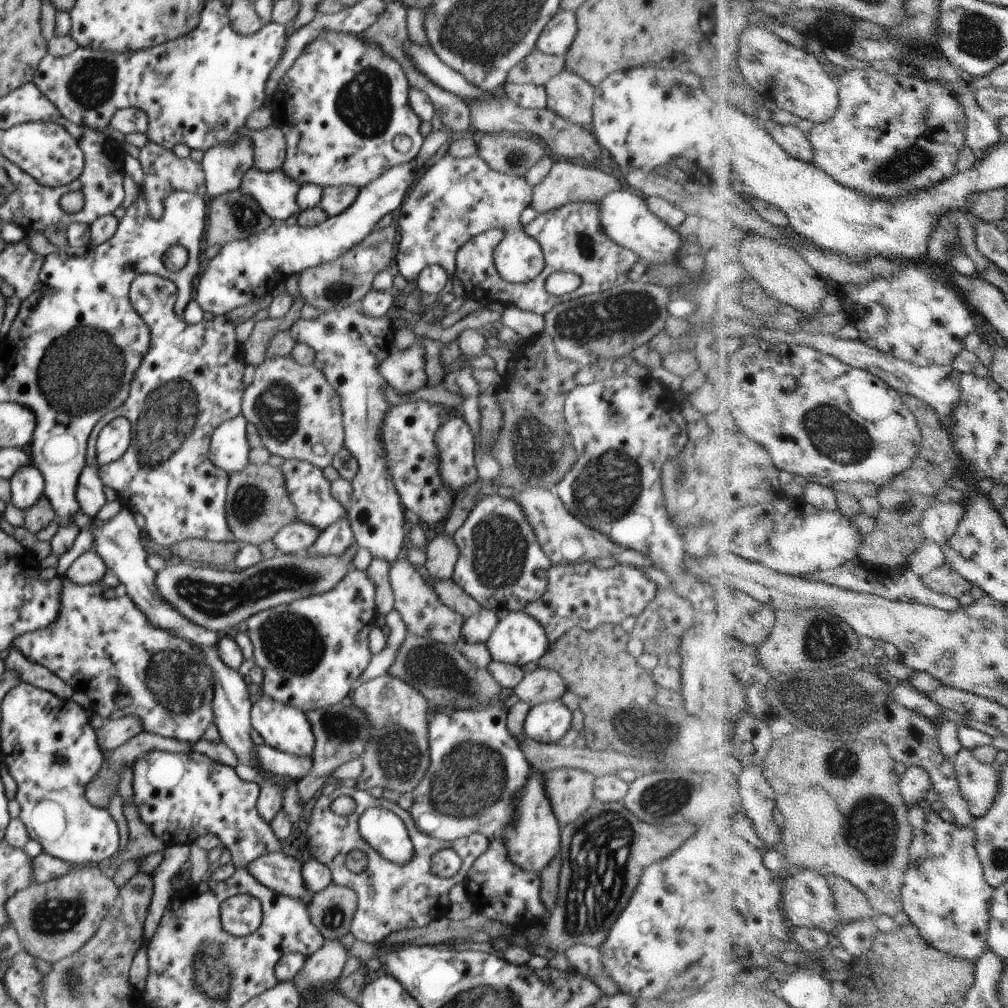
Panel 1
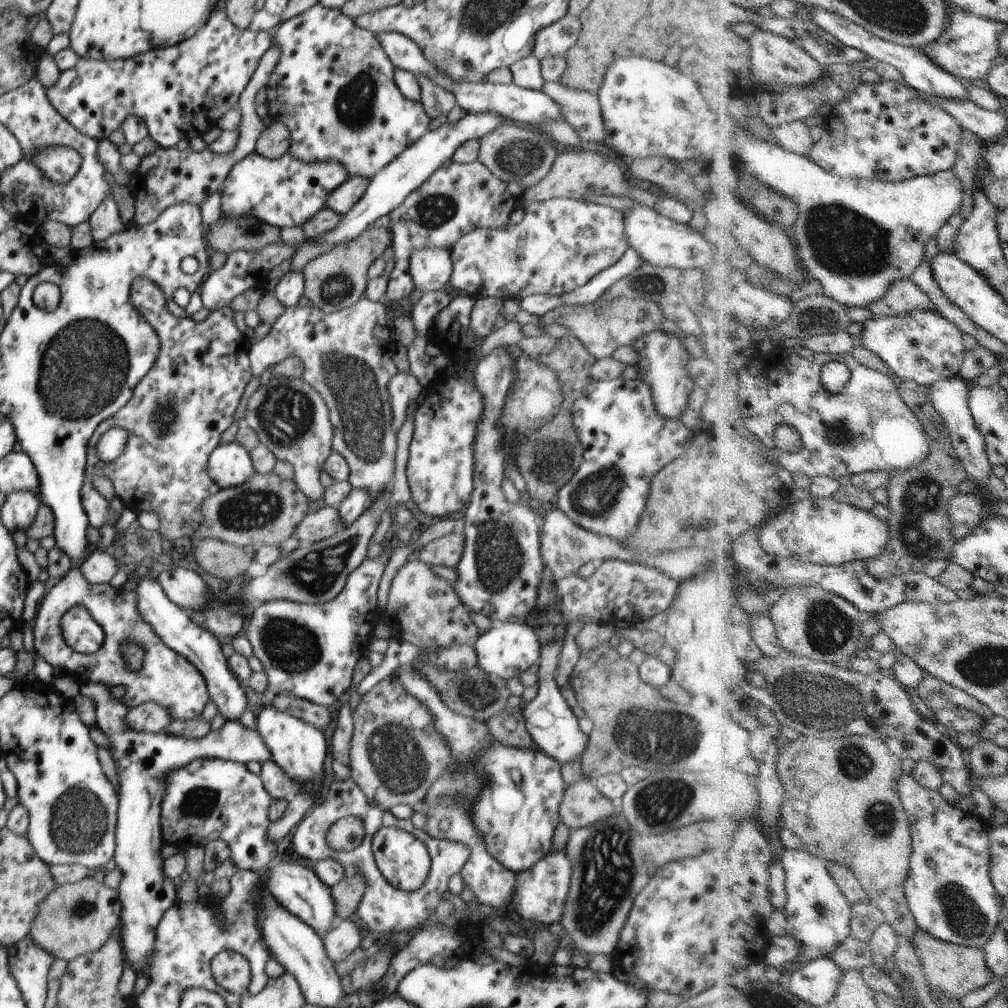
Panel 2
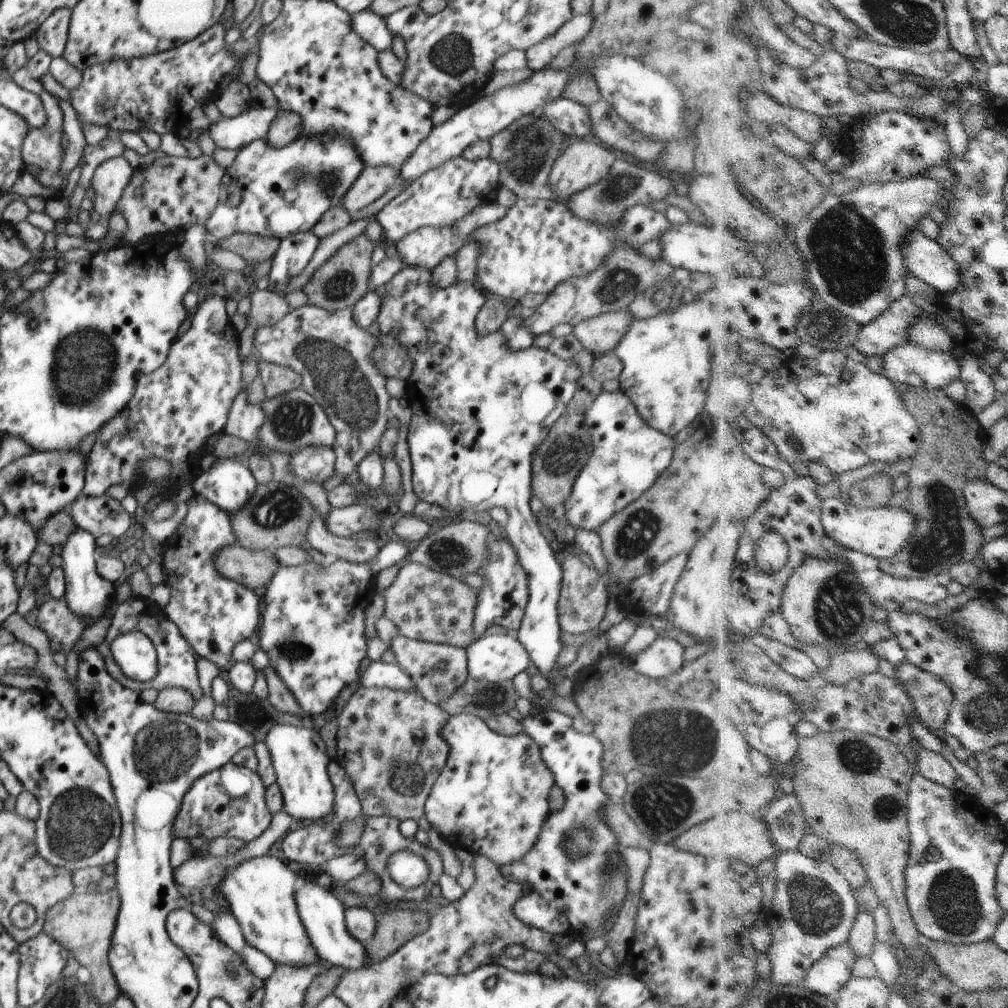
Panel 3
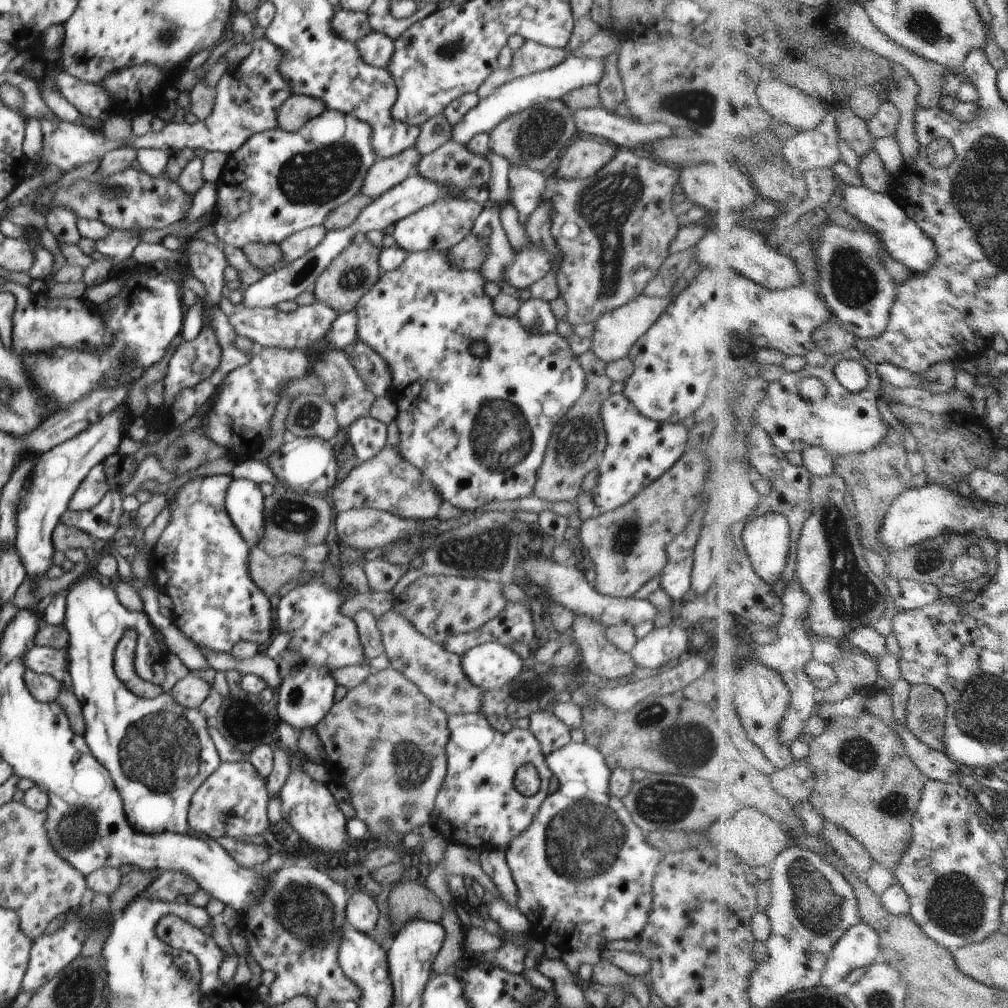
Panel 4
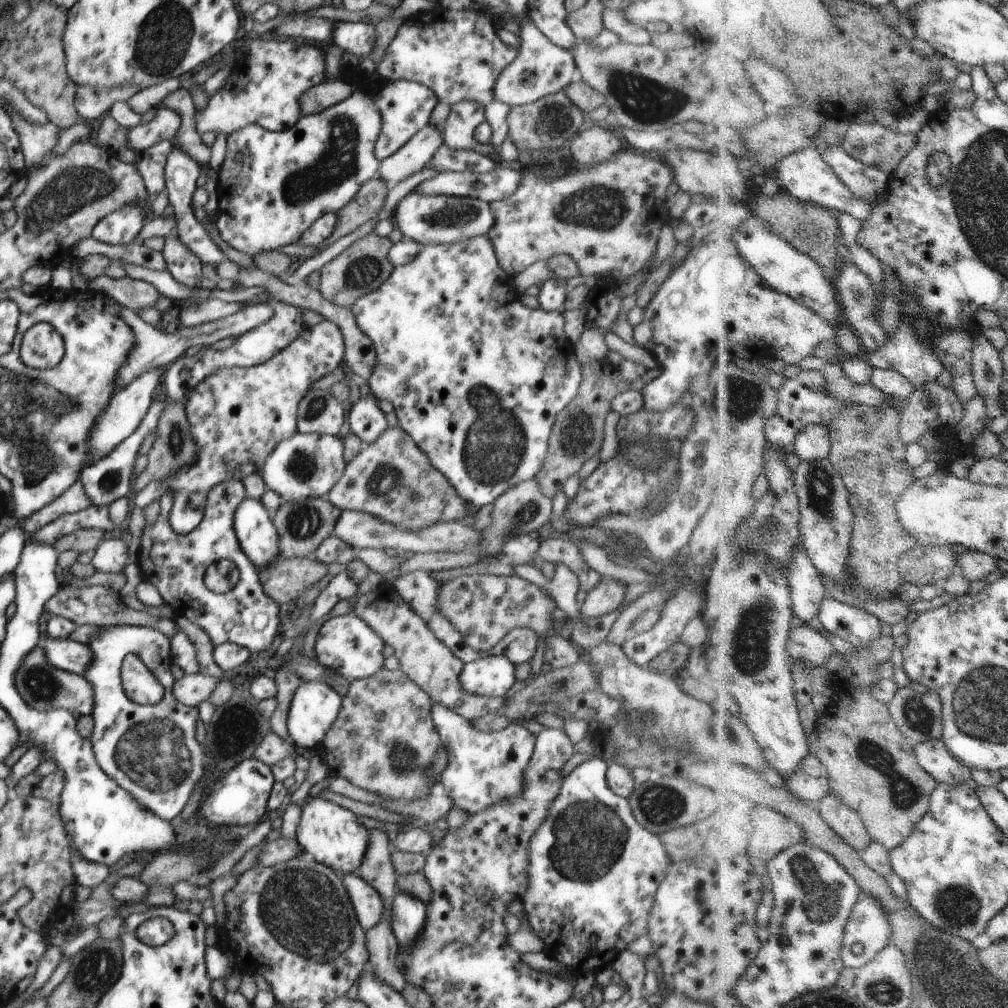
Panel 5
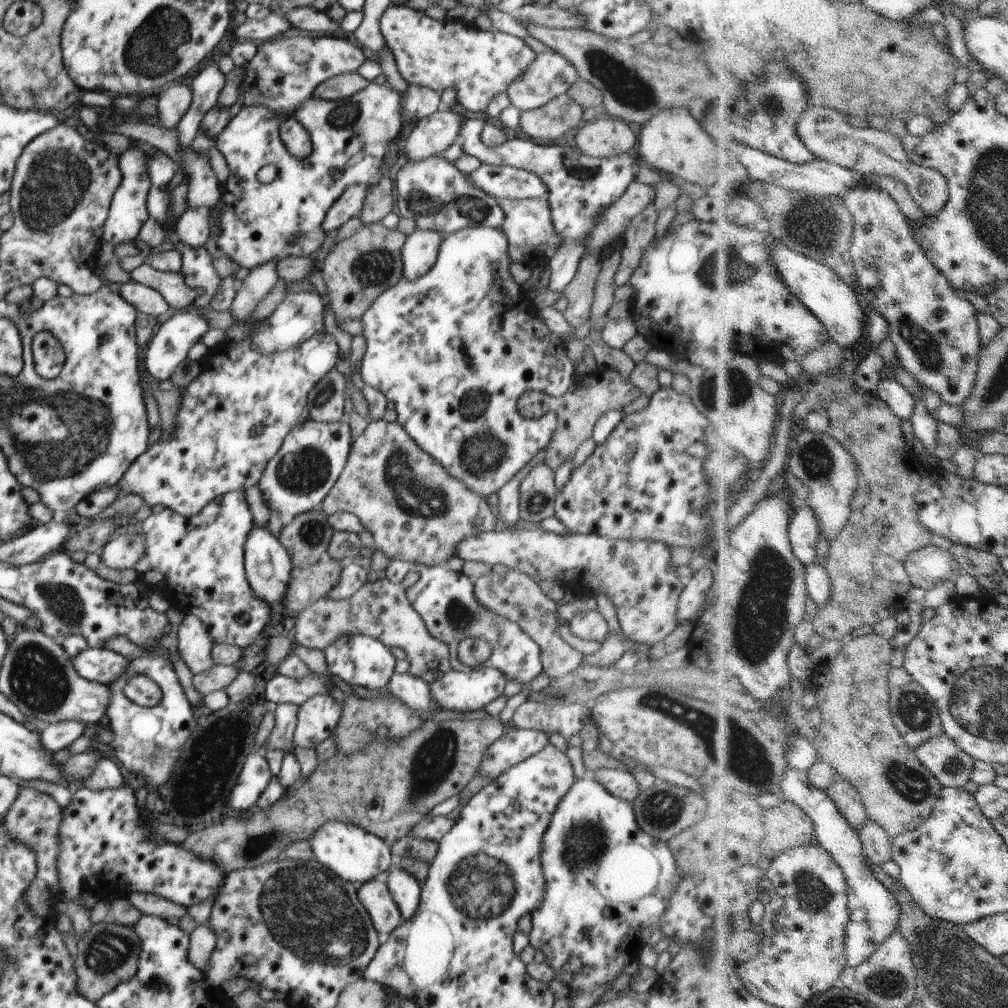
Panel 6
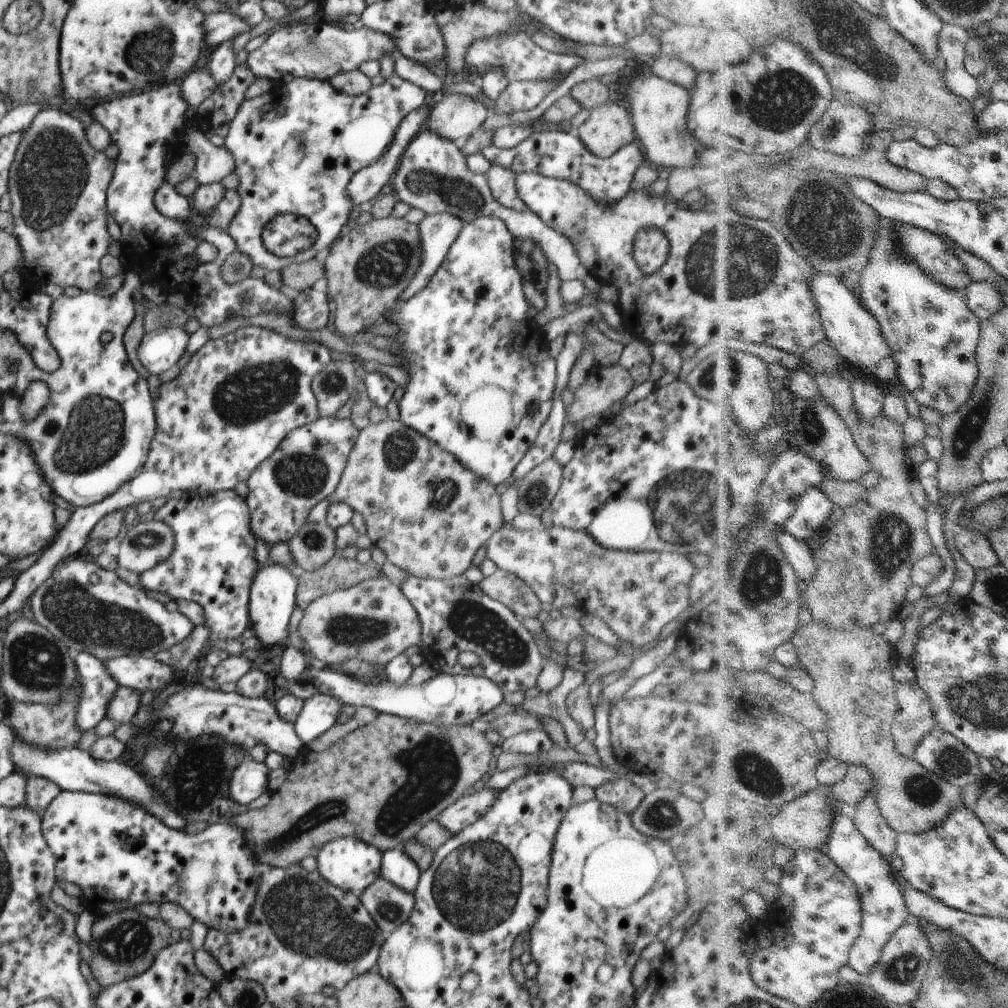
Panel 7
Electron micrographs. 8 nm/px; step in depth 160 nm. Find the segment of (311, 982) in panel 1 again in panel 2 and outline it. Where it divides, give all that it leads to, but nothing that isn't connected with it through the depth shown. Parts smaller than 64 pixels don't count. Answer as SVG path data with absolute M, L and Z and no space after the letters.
M354 918L338 920L336 925L322 936L324 952L328 954L330 962L334 965L336 962L342 962L344 958L350 955L361 945L363 938L362 925Z

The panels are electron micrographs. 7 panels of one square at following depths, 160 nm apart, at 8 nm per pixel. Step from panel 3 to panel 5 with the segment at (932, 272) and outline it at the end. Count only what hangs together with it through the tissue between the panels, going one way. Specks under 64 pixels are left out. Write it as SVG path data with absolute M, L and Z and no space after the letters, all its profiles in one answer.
M816 146L792 153L783 158L778 164L779 184L800 200L819 202L828 208L839 212L845 211L862 222L867 221L873 213L874 205L860 199L852 189L838 176L834 167L826 162L823 152Z

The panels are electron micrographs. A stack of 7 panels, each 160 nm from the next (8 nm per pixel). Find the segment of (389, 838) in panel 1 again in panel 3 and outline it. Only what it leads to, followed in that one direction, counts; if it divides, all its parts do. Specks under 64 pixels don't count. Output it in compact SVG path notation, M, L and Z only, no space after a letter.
M400 851L384 857L384 866L390 876L407 889L426 882L429 875L427 861L416 853Z

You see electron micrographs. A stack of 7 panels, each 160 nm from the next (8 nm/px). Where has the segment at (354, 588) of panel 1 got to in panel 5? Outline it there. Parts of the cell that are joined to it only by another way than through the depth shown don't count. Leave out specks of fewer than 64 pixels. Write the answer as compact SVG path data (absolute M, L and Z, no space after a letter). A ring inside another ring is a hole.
M351 613L332 618L322 625L316 640L315 652L322 666L341 674L349 681L355 681L370 678L384 669L384 645L381 636L376 634L367 622ZM323 680L304 681L295 692L287 718L287 729L291 742L299 750L319 749L322 739L330 730L341 709L341 696Z

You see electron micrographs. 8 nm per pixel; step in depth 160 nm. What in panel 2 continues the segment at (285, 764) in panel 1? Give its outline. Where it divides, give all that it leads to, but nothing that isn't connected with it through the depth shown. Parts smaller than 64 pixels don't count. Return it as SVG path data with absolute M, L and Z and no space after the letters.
M91 682L79 686L80 695L86 696L96 707L96 725L110 740L111 756L116 762L118 774L119 808L116 830L116 868L122 871L122 880L117 892L122 904L119 926L120 942L124 948L124 963L130 964L137 973L147 973L154 944L156 930L164 912L176 904L177 889L170 878L162 872L161 848L164 843L160 830L160 800L164 796L166 780L164 776L176 768L184 768L190 760L216 758L247 765L254 761L264 764L272 760L272 754L254 728L246 728L240 722L226 722L220 730L208 732L204 738L188 740L184 736L172 736L166 732L134 732L126 726L124 718L130 712L121 700L115 700L111 688Z

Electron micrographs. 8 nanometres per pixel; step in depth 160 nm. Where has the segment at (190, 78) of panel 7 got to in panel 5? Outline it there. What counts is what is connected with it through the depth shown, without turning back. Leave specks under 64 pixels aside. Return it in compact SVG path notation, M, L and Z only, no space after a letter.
M163 100L156 105L156 114L147 124L132 127L128 132L130 147L137 154L145 148L154 146L165 140L172 140L181 127L180 115L163 105Z

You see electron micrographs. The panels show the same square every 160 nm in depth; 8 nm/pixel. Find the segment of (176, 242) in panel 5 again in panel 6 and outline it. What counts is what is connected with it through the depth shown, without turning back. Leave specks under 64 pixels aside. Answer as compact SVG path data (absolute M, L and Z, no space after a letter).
M189 208L177 220L179 241L191 247L204 247L211 233L211 208Z

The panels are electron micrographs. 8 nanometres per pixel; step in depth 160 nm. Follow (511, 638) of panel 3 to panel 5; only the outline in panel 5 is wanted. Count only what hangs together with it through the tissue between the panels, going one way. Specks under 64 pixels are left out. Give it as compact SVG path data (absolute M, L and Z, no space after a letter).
M479 654L475 661L463 665L459 683L476 696L506 698L517 687L516 670L508 657Z

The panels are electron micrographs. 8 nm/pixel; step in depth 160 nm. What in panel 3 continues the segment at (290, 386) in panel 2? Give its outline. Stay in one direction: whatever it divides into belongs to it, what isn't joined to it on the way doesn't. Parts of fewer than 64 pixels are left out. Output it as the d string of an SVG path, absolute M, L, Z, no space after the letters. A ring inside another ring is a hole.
M303 389L264 398L260 403L264 414L264 426L258 432L258 443L266 444L272 450L295 456L296 452L308 447L331 448L334 445L335 430L326 417L322 406ZM312 506L314 516L308 528L307 542L312 548L320 551L328 559L346 560L347 562L372 562L378 554L376 542L366 534L348 536L347 540L340 540L338 536L330 534L323 525L320 512Z

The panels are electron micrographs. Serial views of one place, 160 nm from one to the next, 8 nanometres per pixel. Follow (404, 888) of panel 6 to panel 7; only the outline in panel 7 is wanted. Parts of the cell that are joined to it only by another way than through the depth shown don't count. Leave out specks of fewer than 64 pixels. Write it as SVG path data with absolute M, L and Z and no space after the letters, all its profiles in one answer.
M390 849L381 856L381 874L386 880L404 890L414 892L421 870L404 850Z

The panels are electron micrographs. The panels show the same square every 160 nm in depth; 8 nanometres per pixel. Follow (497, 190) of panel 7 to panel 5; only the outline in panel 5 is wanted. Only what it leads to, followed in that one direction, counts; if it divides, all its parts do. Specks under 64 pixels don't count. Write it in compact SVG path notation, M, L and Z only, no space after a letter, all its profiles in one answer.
M624 148L609 161L589 168L572 169L570 174L566 173L560 178L546 174L537 177L530 171L522 174L523 179L515 193L489 203L493 225L487 235L493 242L500 266L504 272L515 276L536 261L547 261L556 255L571 256L582 275L598 274L606 278L598 280L581 312L586 312L587 322L591 326L610 330L621 309L622 301L616 295L620 283L636 274L648 262L652 251L656 250L665 220L663 204L666 190L674 179L670 166L659 157Z

